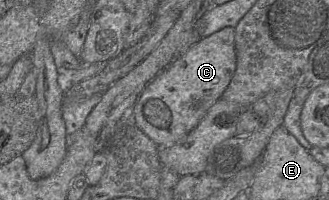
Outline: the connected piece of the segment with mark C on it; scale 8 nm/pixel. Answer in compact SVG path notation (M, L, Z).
M225 27L174 58L141 92L135 102L132 123L158 147L171 147L183 140L222 98L236 70L235 30Z

